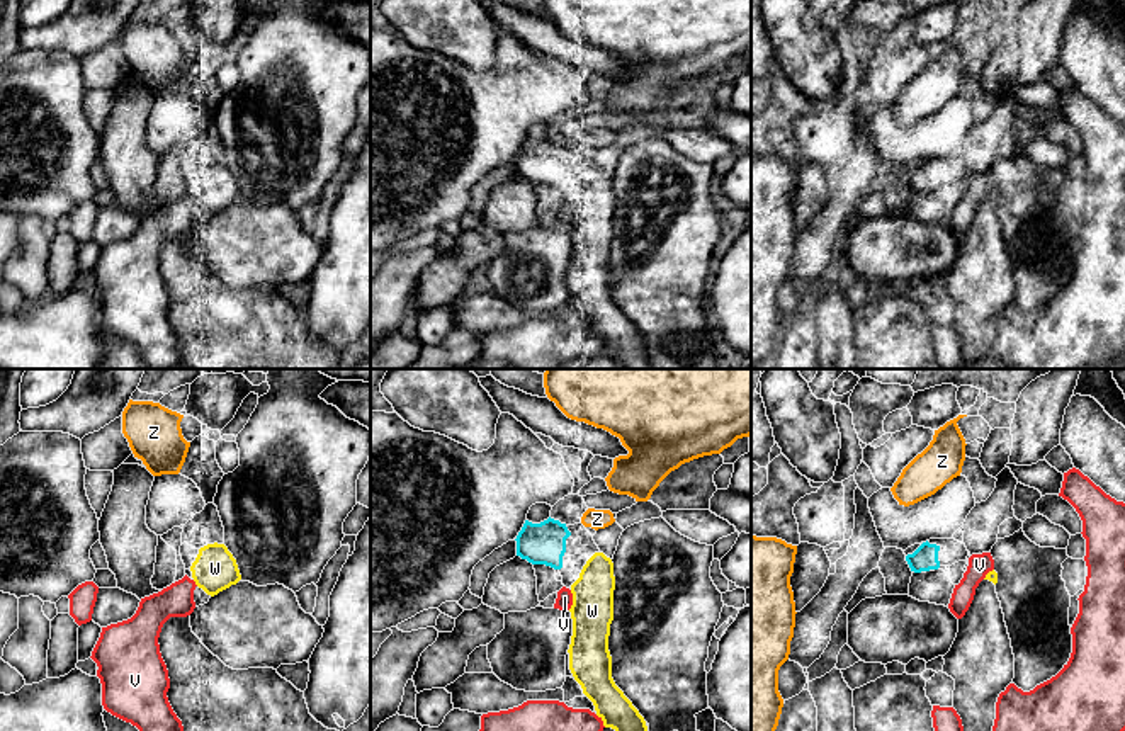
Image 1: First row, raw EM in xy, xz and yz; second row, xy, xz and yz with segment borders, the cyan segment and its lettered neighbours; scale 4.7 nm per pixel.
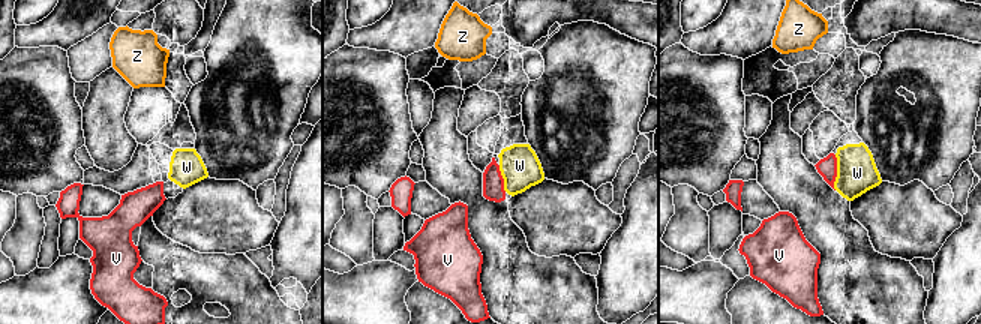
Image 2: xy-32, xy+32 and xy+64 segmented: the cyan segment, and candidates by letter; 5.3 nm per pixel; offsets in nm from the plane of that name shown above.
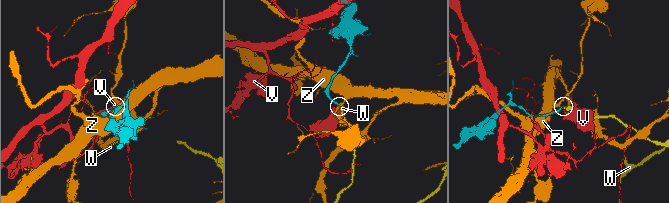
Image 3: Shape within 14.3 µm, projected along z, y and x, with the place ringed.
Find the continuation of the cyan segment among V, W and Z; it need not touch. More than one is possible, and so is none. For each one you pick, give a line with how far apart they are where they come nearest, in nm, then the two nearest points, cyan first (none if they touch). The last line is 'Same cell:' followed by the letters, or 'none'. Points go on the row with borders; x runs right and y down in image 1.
W: 90 nm | xz (561, 566), (580, 573)
Same cell: W

